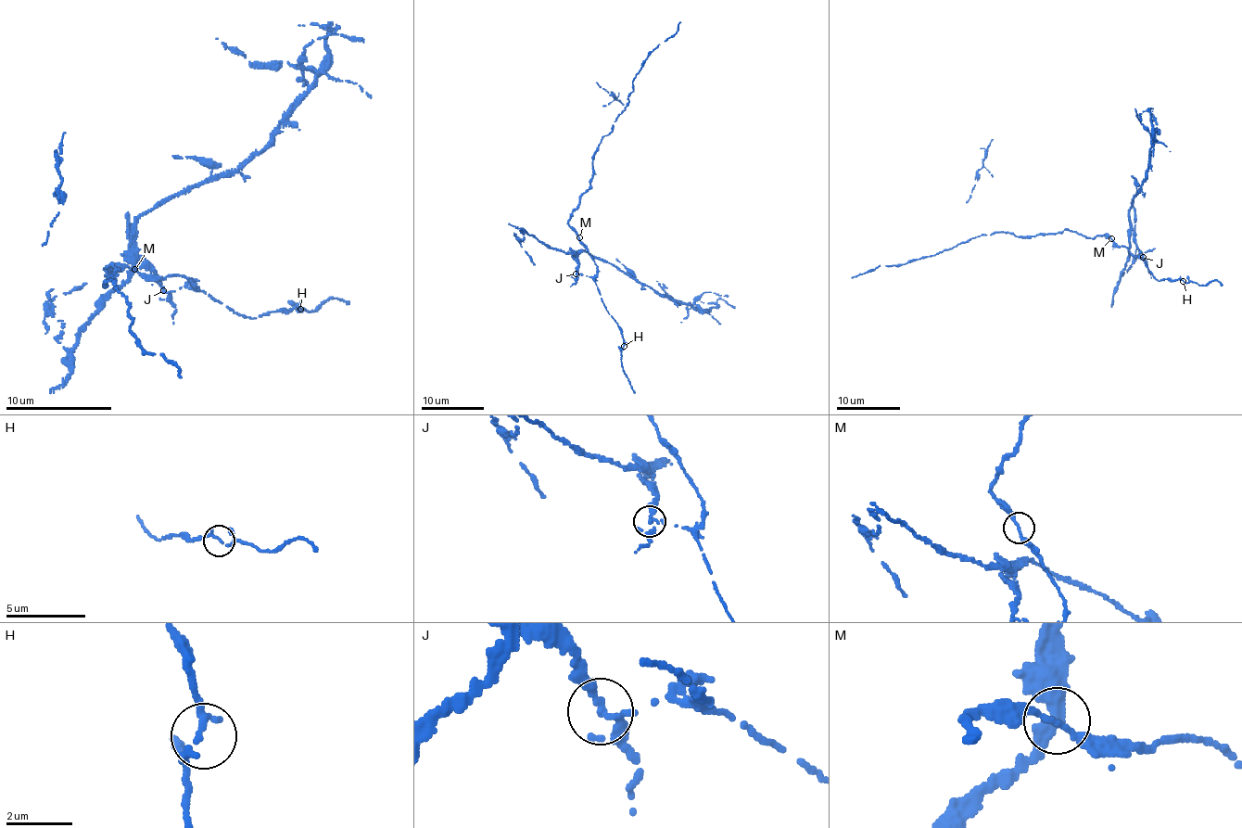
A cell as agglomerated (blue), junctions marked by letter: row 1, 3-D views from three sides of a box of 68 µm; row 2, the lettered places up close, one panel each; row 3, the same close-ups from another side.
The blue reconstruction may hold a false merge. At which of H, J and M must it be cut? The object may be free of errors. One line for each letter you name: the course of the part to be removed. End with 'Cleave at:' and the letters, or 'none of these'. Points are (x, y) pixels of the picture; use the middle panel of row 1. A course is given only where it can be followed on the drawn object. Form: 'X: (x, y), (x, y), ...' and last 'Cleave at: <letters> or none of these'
J: (576, 273), (579, 262), (576, 255), (583, 250), (664, 297), (695, 310), (667, 296), (656, 281)
Cleave at: J

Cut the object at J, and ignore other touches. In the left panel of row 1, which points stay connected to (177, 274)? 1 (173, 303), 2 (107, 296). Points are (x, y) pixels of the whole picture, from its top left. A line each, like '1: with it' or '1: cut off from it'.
1: cut off from it
2: cut off from it

